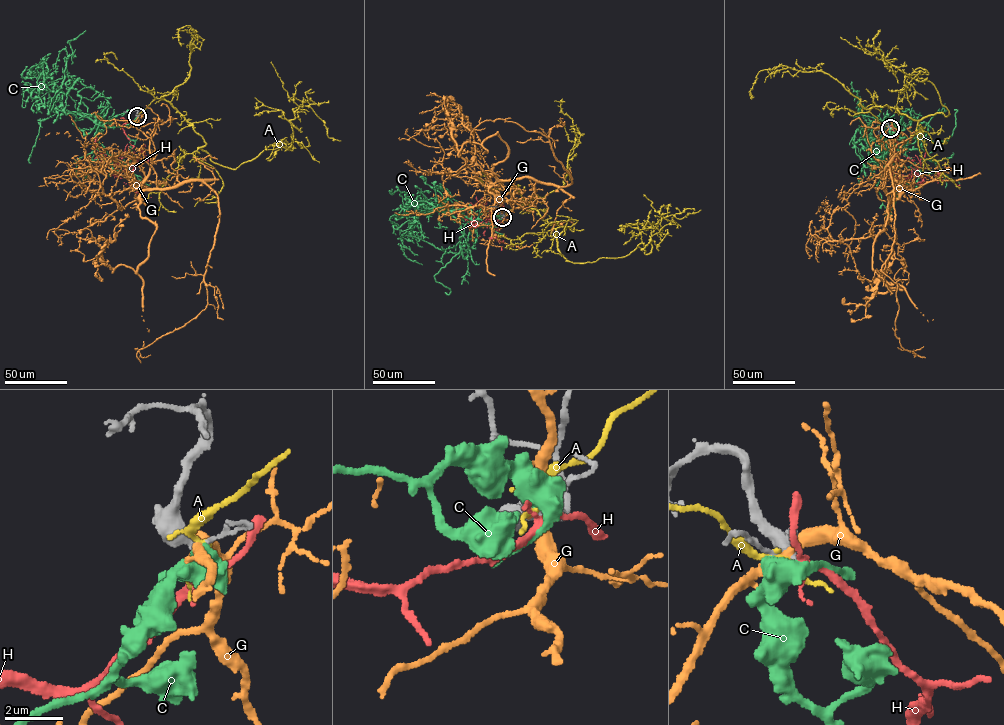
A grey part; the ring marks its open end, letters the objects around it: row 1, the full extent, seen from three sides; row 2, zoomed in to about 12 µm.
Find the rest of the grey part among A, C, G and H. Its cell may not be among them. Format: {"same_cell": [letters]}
{"same_cell": ["H"]}

